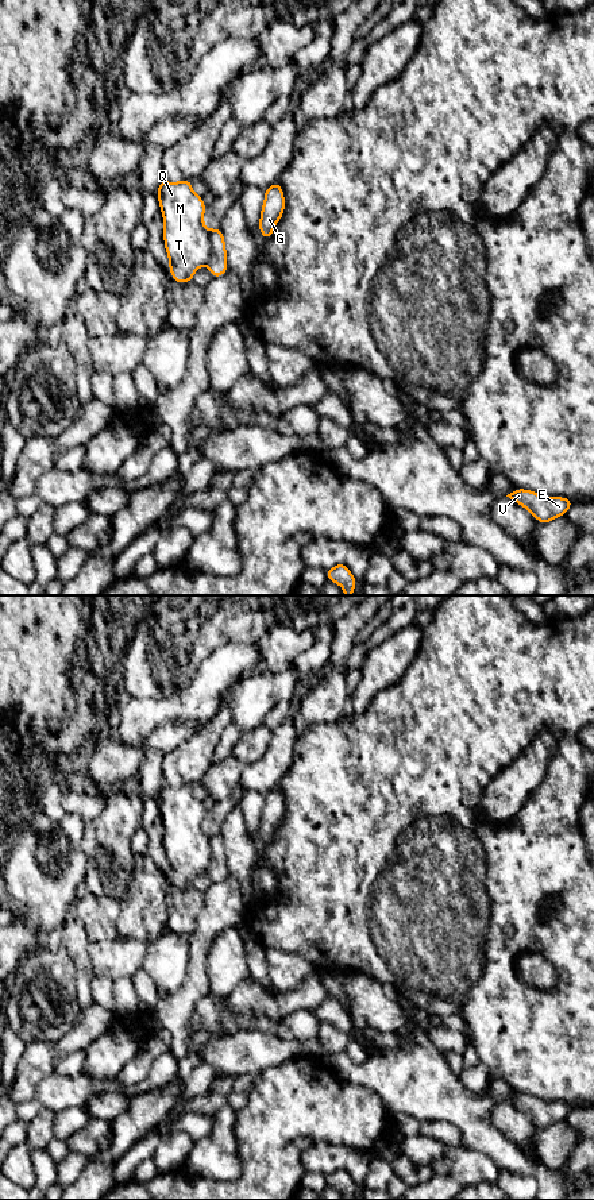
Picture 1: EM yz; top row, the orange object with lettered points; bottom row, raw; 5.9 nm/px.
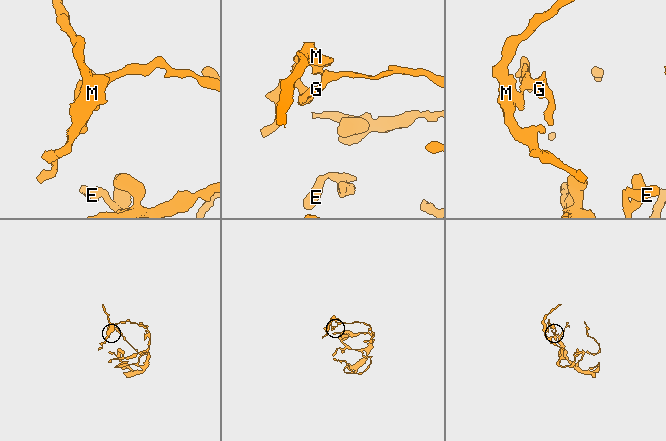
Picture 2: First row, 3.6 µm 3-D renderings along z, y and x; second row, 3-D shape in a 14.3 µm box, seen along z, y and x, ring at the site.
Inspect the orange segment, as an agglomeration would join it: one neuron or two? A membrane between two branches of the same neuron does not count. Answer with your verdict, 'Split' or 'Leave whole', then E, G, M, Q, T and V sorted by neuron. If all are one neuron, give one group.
Split. Groups: E G V / M Q T

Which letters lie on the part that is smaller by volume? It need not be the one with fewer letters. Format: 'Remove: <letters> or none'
Remove: M, Q, T

